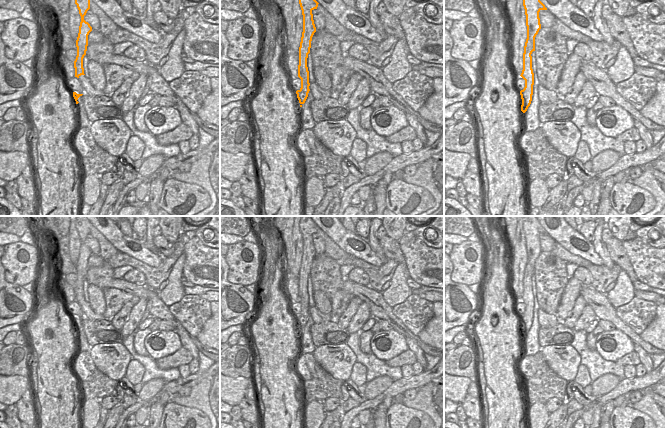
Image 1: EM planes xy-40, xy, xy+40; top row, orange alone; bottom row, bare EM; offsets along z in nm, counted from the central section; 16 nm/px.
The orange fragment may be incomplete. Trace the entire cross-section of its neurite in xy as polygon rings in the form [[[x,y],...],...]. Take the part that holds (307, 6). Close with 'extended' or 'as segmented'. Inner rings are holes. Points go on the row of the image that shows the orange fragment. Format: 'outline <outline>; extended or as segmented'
outline [[[299,0],[299,4],[303,15],[303,32],[299,47],[298,65],[298,77],[301,79],[301,88],[296,91],[296,94],[299,103],[304,104],[310,91],[307,58],[310,53],[312,37],[316,32],[312,11],[317,9],[319,3],[316,0]]]; as segmented

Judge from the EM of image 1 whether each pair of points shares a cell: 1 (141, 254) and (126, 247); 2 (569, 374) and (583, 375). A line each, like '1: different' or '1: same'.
1: same
2: different

